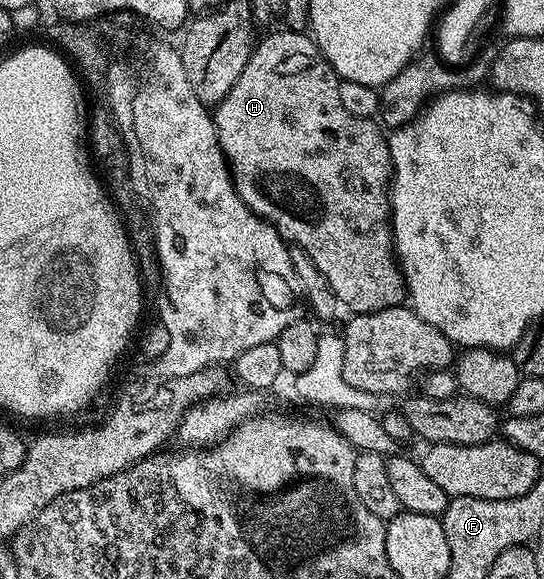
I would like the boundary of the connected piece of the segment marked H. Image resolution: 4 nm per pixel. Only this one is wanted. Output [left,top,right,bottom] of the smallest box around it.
[213,30,407,313]

